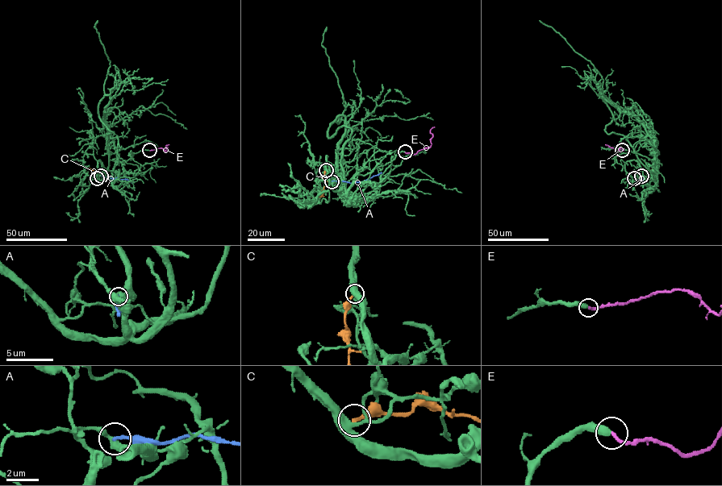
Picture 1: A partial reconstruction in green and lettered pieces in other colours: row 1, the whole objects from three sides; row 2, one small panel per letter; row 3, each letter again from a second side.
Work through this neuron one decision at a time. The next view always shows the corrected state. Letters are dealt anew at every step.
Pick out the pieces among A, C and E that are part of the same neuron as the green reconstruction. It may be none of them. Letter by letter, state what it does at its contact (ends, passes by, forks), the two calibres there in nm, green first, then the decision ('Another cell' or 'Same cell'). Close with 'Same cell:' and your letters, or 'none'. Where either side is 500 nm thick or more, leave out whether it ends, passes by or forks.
A: It ends there. Thickness 360 nm (green) against 200 nm. Another cell
C: It ends there. Thickness 360 nm (green) against 200 nm. Another cell
E: It ends there. Thickness 440 nm (green) against 220 nm. Same cell
Same cell: E

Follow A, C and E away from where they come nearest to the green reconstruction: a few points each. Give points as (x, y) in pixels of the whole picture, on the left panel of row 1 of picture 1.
A: (101, 176), (133, 180)
C: (97, 178), (93, 172), (88, 168)
E: (149, 150), (163, 148), (166, 151), (166, 145), (169, 144)

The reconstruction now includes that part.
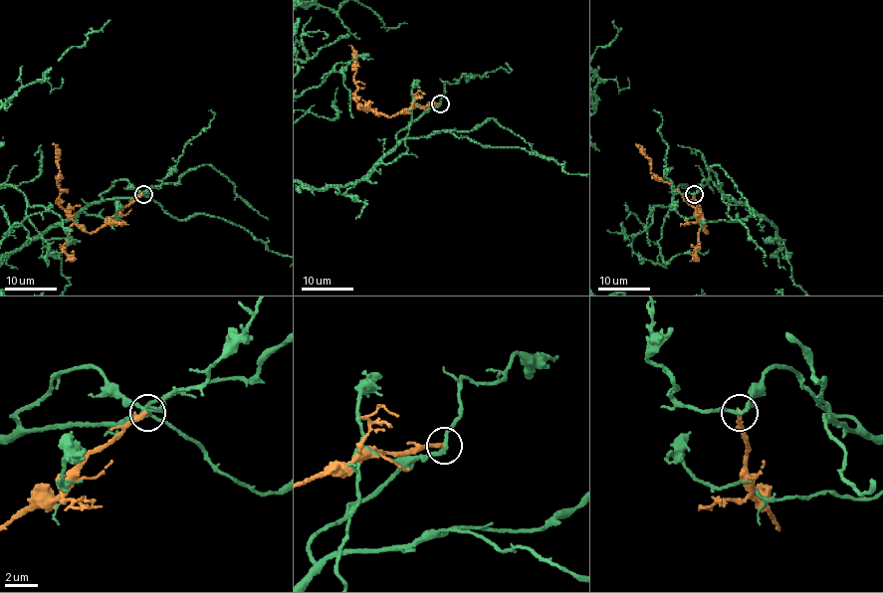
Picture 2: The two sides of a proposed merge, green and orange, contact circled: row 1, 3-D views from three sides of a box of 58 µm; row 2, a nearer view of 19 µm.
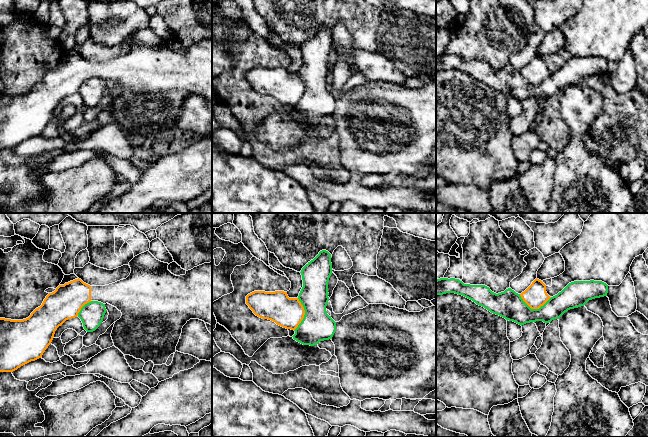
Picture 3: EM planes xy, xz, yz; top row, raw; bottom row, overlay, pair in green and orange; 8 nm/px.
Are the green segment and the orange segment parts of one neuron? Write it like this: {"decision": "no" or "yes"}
{"decision": "no"}

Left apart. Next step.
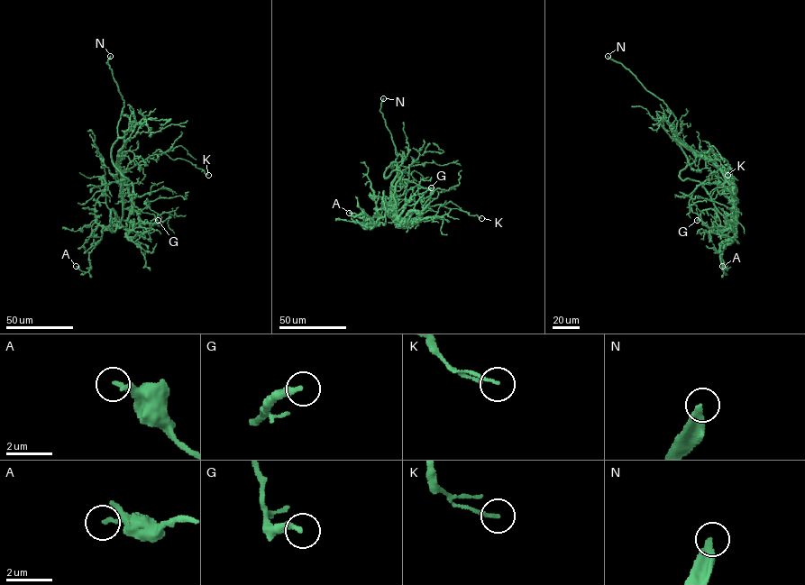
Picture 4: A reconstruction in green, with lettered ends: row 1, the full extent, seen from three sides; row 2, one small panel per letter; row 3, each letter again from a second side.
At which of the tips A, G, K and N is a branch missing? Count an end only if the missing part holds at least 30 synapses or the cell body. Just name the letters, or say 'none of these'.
N

